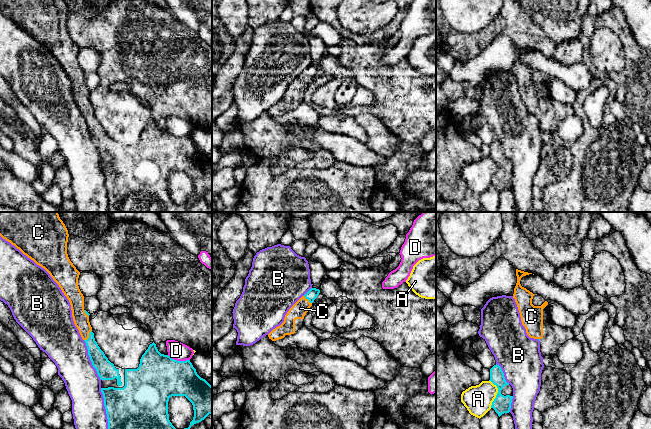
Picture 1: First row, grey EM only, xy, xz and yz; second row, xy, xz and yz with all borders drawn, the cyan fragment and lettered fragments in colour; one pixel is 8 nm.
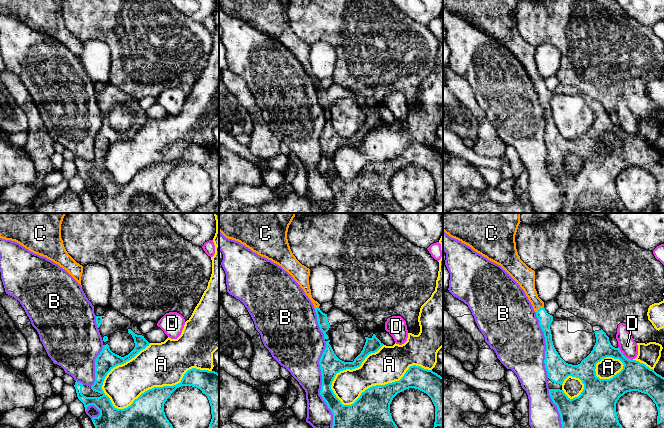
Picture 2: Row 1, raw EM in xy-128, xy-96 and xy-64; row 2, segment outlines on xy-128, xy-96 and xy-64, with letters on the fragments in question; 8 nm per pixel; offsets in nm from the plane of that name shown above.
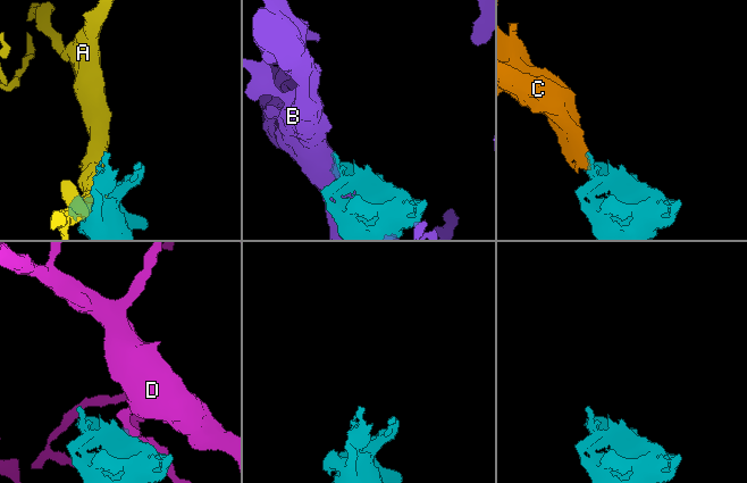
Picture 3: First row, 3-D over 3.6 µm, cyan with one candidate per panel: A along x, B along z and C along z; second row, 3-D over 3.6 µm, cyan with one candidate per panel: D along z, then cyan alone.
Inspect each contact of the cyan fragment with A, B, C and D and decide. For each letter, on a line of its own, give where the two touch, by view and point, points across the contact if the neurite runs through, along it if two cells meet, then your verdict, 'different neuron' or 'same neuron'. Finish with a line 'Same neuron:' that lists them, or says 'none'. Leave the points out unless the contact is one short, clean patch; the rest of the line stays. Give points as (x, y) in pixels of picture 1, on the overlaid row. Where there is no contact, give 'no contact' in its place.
A: contact yz (497, 393); different neuron
B: contact xy (105, 408); different neuron
C: contact xy (89, 336); way xy (100, 362), (94, 352), (89, 336), (81, 320); same neuron
D: contact xy (178, 361); border xy (167, 355), (177, 360), (189, 360); different neuron
Same neuron: C

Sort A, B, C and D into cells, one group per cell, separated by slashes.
A / B / C / D

